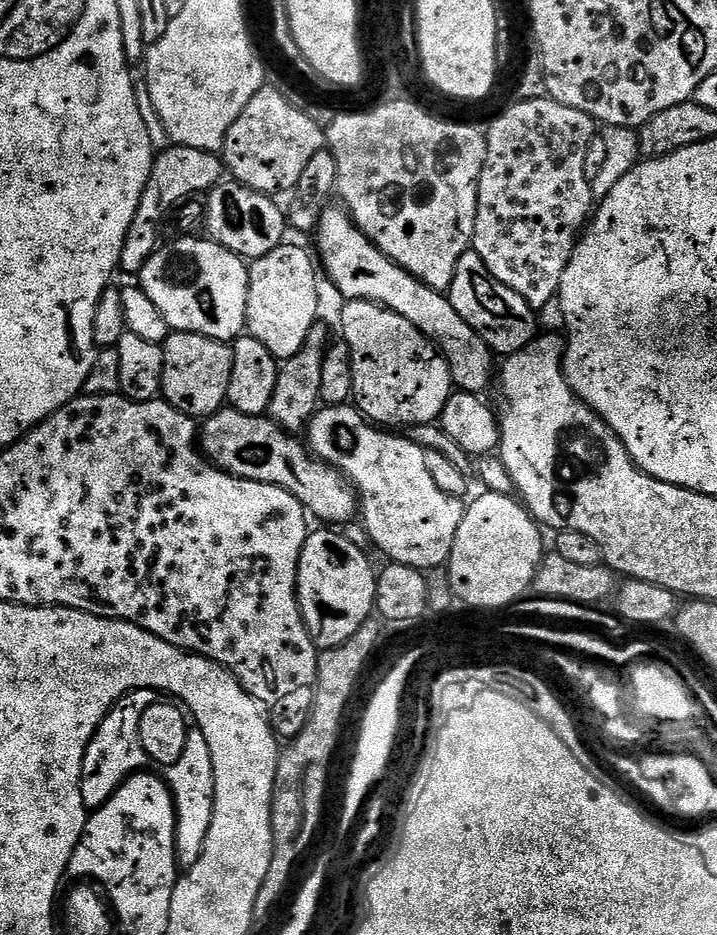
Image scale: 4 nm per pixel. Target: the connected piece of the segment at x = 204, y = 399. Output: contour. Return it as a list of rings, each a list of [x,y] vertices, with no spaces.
[[[169,331],[162,345],[162,396],[182,414],[207,418],[225,407],[230,386],[232,350],[225,341],[206,338],[193,332]]]

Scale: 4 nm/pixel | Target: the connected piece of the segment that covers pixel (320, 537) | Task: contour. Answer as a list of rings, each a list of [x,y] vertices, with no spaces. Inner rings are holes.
[[[309,531],[296,579],[296,597],[304,625],[320,650],[342,646],[373,615],[378,575],[367,554],[354,541],[339,536],[339,531],[324,531],[328,532]]]

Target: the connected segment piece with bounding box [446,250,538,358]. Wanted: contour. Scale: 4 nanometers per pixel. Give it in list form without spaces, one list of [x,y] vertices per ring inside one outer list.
[[[467,251],[458,258],[458,266],[454,270],[454,280],[447,290],[448,301],[470,322],[470,326],[490,346],[497,357],[513,356],[531,344],[538,335],[538,312],[522,298],[522,294],[514,294],[510,286],[495,284],[490,270],[486,270],[486,262],[478,258],[474,251]]]

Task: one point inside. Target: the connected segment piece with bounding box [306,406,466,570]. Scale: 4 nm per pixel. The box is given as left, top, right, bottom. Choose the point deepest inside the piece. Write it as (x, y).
(414, 523)

